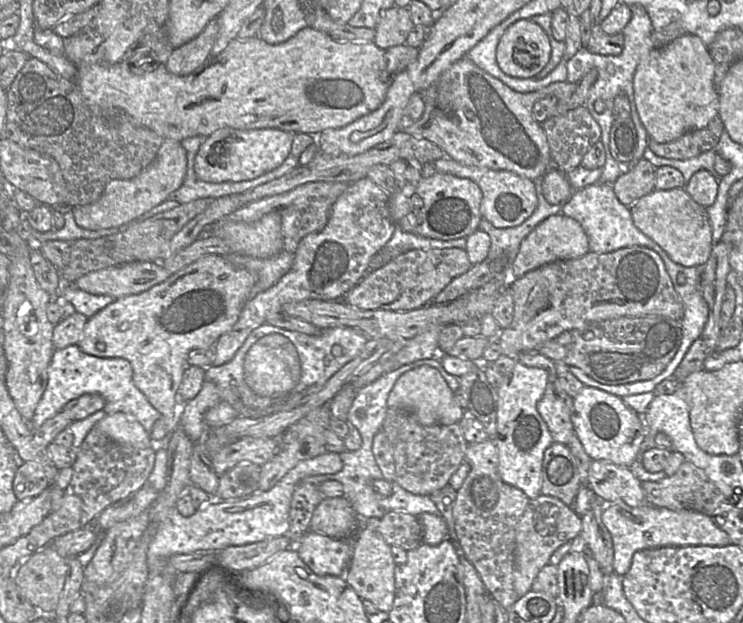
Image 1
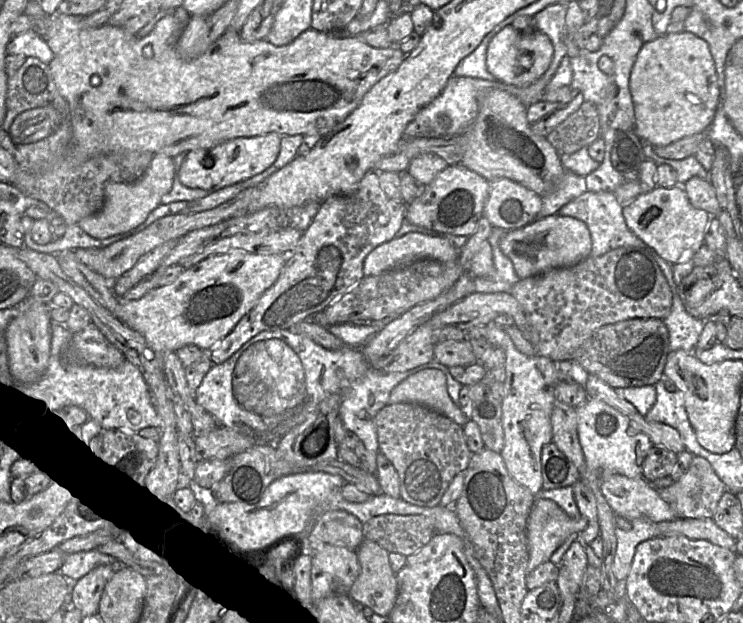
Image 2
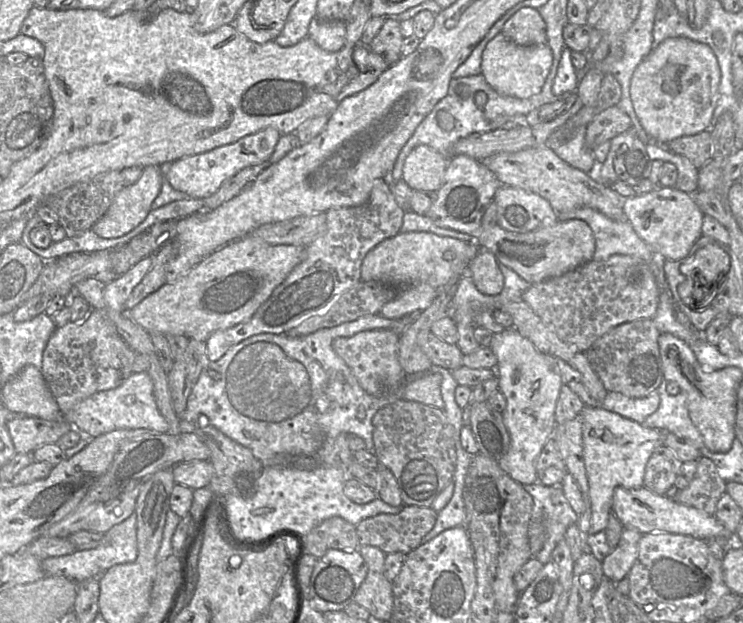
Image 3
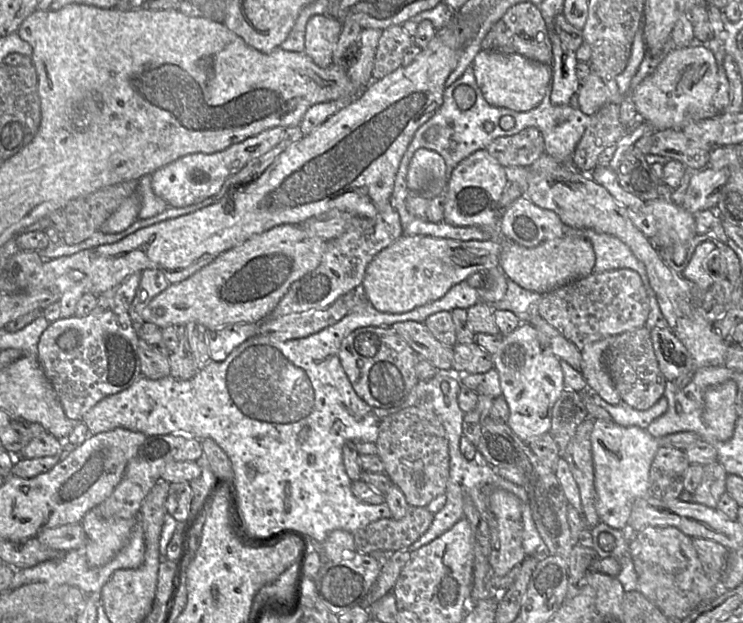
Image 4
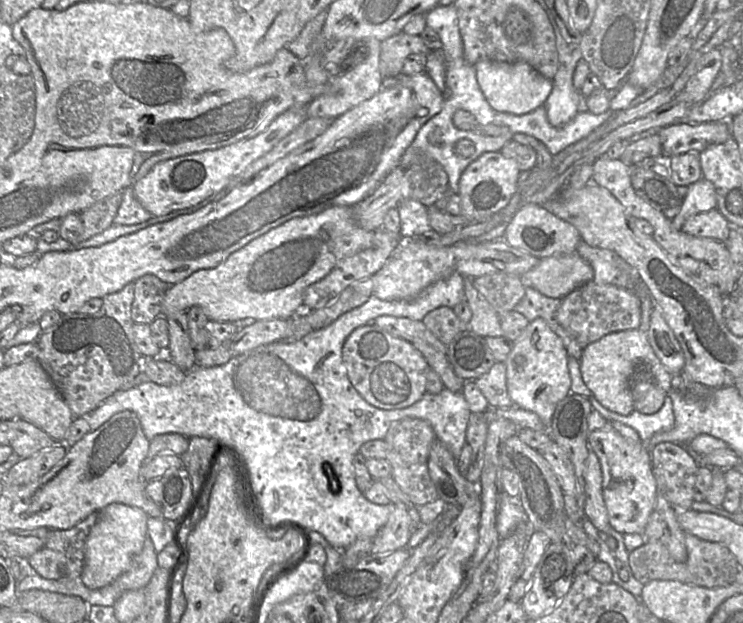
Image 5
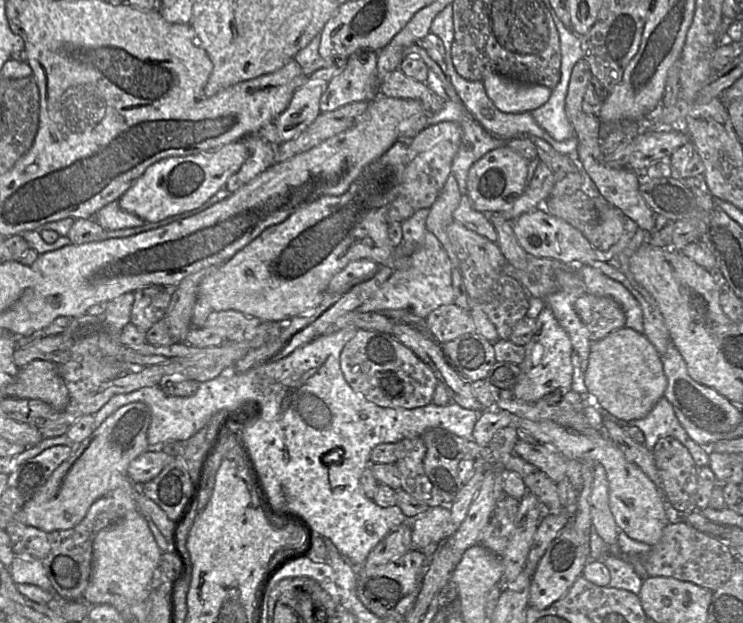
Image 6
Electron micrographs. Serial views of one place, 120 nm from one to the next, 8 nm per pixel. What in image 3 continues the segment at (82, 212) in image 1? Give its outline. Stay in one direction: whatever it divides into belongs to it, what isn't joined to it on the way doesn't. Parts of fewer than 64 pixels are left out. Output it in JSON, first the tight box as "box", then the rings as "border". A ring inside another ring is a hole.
{"box":[92,165,163,238],"border":[[[159,165],[146,166],[139,179],[120,190],[106,213],[92,226],[102,238],[121,237],[146,218],[158,196],[163,174]]]}

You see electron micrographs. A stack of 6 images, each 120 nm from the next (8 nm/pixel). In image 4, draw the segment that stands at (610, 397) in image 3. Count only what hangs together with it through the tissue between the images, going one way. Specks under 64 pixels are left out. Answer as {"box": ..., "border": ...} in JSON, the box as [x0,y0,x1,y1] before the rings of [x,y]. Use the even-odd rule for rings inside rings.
{"box":[591,391,668,429],"border":[[[591,391],[591,395],[595,404],[607,411],[615,423],[624,427],[638,426],[647,429],[649,424],[663,415],[668,408],[668,401],[664,396],[651,408],[641,411],[632,408],[622,400],[616,405],[609,404],[594,391]]]}

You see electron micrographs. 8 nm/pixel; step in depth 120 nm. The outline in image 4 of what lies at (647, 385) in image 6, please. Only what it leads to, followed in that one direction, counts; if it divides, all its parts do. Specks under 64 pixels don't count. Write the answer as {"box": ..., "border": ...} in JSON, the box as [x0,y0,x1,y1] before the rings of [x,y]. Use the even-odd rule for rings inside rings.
{"box":[580,336,621,405],"border":[[[613,336],[586,345],[581,351],[580,372],[590,391],[597,393],[607,403],[616,405],[621,402],[621,397],[604,363],[604,354],[612,342]]]}

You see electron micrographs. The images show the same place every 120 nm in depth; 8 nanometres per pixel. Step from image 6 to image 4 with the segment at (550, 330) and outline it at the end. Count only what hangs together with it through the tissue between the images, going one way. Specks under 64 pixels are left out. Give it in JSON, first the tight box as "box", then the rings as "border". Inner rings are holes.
{"box":[493,323,565,443],"border":[[[521,323],[513,332],[503,336],[500,348],[493,355],[494,367],[499,374],[502,396],[510,410],[507,424],[525,443],[534,437],[550,432],[553,406],[565,389],[564,373],[560,361],[540,344],[537,331],[530,323]]]}

